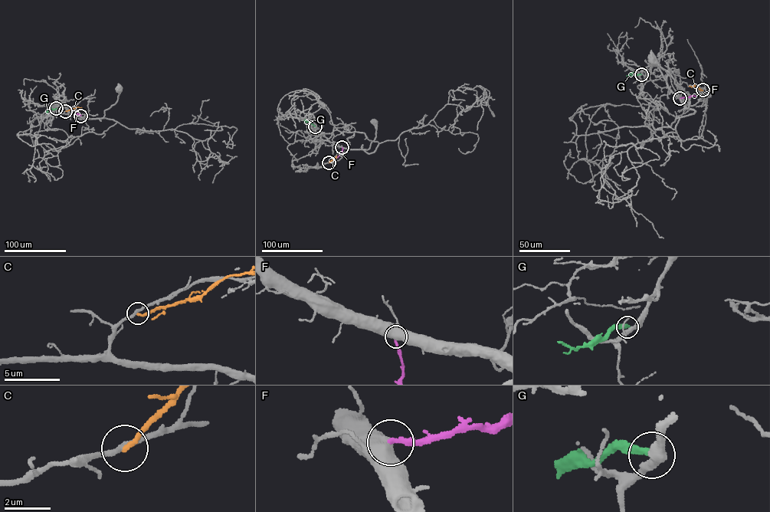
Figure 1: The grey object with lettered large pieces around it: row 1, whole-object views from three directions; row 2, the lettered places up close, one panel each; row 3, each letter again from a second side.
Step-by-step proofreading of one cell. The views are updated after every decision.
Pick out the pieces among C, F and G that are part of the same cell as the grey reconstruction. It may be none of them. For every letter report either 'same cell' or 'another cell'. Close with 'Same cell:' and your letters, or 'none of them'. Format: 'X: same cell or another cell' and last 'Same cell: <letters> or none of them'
C: another cell
F: another cell
G: another cell
Same cell: none of them

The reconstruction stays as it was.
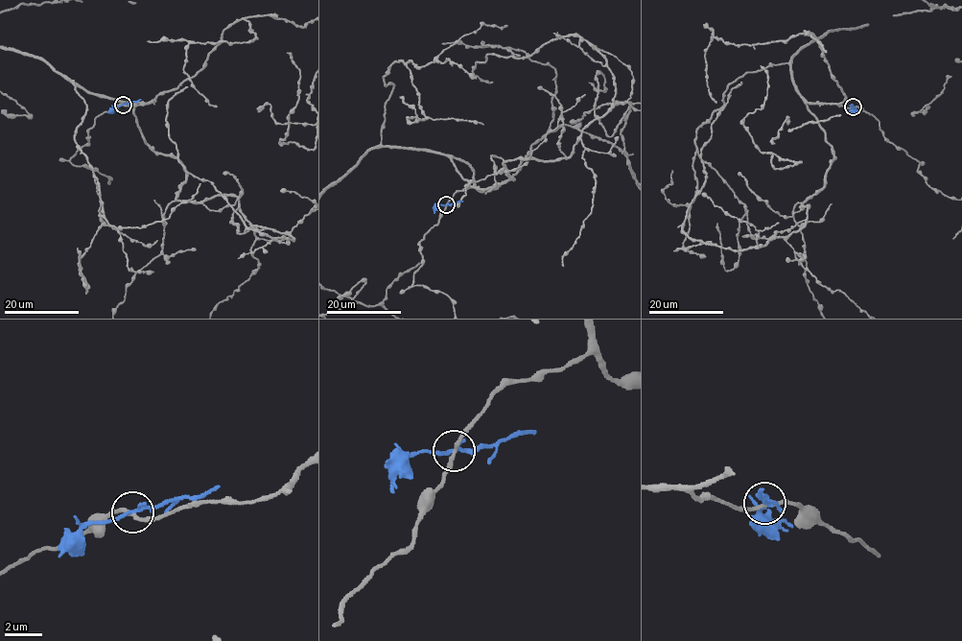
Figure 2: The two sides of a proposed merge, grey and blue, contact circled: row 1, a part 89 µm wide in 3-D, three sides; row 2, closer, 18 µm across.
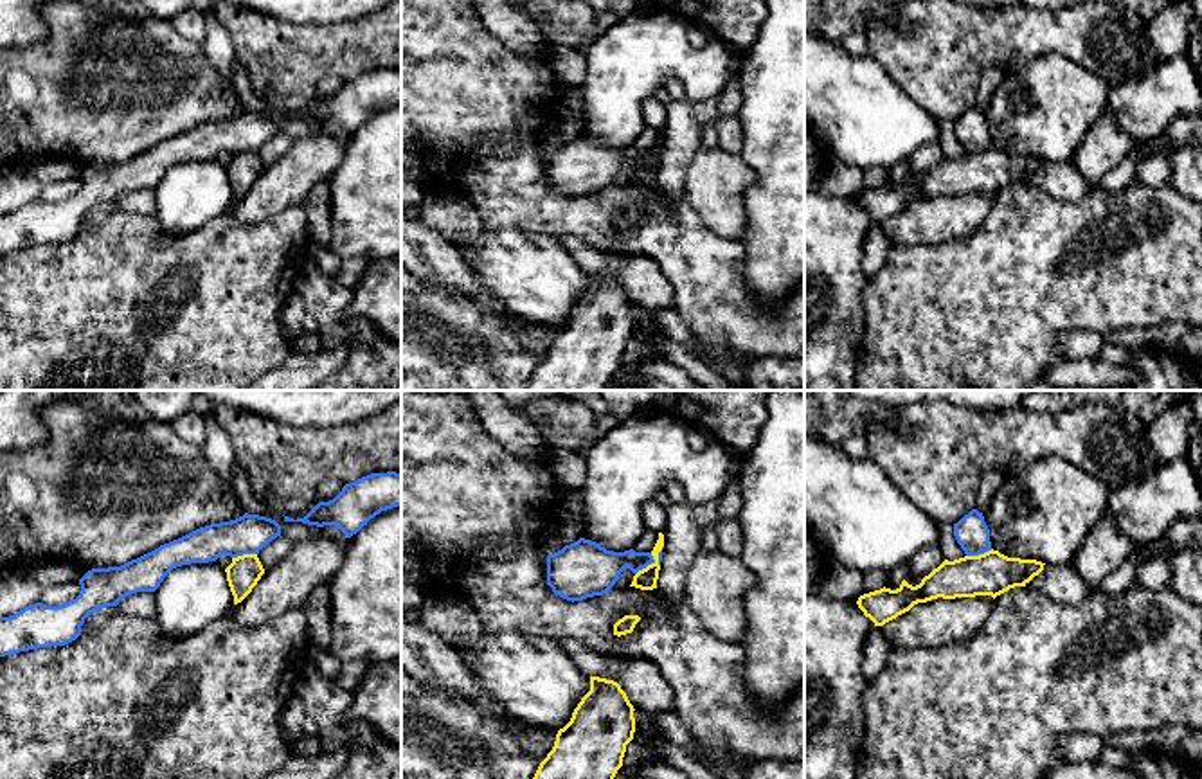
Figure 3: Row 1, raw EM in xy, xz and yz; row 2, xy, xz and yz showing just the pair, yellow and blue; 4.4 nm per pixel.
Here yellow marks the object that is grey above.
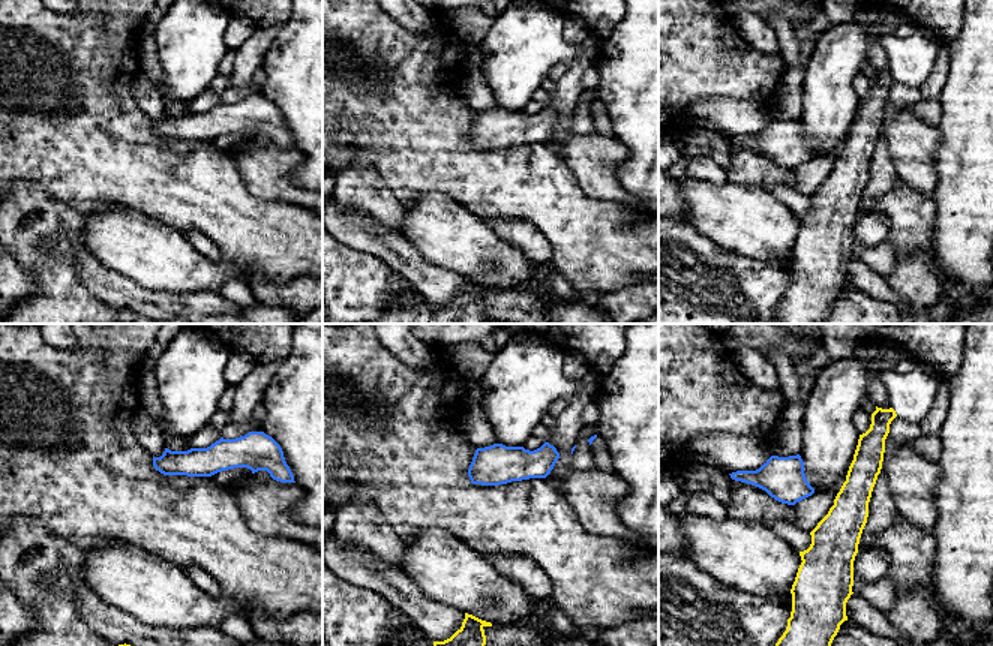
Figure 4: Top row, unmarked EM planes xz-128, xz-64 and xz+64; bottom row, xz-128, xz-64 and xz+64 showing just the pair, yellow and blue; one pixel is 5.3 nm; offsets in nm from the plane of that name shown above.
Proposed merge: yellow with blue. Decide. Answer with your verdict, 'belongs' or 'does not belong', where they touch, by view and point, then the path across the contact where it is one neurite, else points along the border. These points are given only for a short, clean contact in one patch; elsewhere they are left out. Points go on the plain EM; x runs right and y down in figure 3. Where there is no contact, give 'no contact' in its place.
does not belong; meets yellow in xz at (652, 161); border along xz (663, 143), (657, 155), (636, 171)

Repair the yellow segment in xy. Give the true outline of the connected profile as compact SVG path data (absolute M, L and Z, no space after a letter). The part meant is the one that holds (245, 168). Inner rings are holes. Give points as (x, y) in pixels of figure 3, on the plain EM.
M243 151L232 155L232 160L225 166L234 201L241 200L252 185L257 182L265 166L257 151Z

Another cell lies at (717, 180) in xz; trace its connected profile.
M700 148L686 173L684 200L702 223L722 239L747 237L745 191L756 173L738 155Z

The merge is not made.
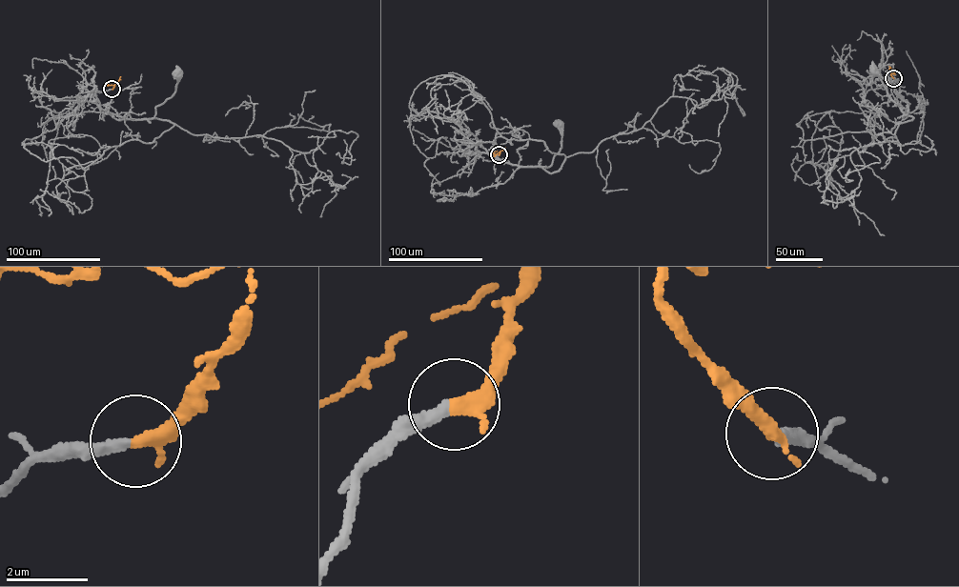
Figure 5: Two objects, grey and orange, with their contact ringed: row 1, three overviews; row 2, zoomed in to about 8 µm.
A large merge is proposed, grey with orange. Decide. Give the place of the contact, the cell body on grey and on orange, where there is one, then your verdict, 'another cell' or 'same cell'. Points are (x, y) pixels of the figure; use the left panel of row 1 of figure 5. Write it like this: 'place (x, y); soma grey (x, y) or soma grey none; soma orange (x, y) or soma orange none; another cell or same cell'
place (112, 89); soma grey (176, 74); soma orange none; same cell

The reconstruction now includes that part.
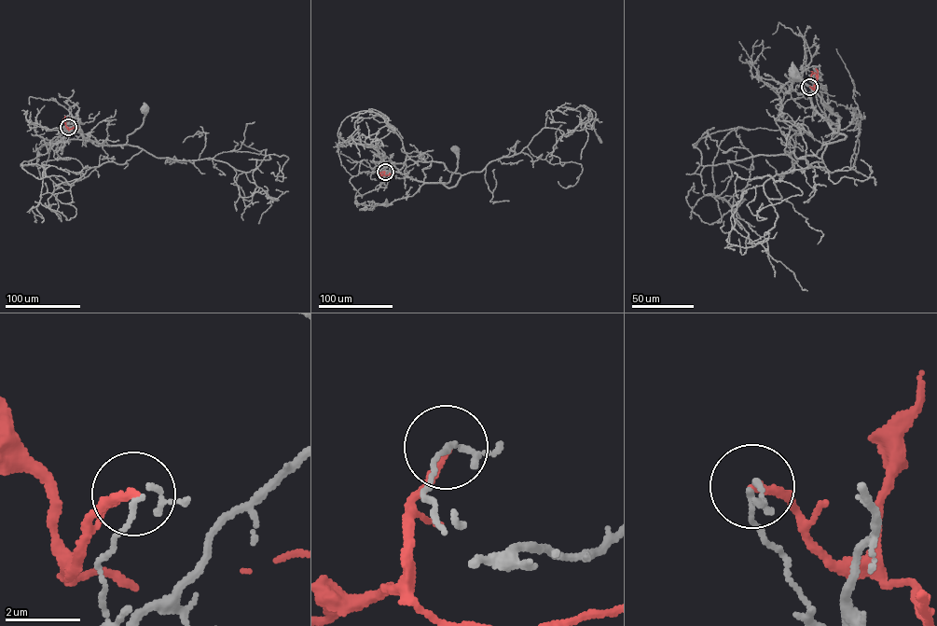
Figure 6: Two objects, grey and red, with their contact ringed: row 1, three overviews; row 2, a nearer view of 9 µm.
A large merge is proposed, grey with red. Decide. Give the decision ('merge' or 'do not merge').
do not merge

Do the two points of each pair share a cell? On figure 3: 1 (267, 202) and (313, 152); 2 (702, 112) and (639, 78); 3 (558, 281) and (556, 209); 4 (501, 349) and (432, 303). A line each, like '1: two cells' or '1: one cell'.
1: one cell
2: two cells
3: two cells
4: one cell

